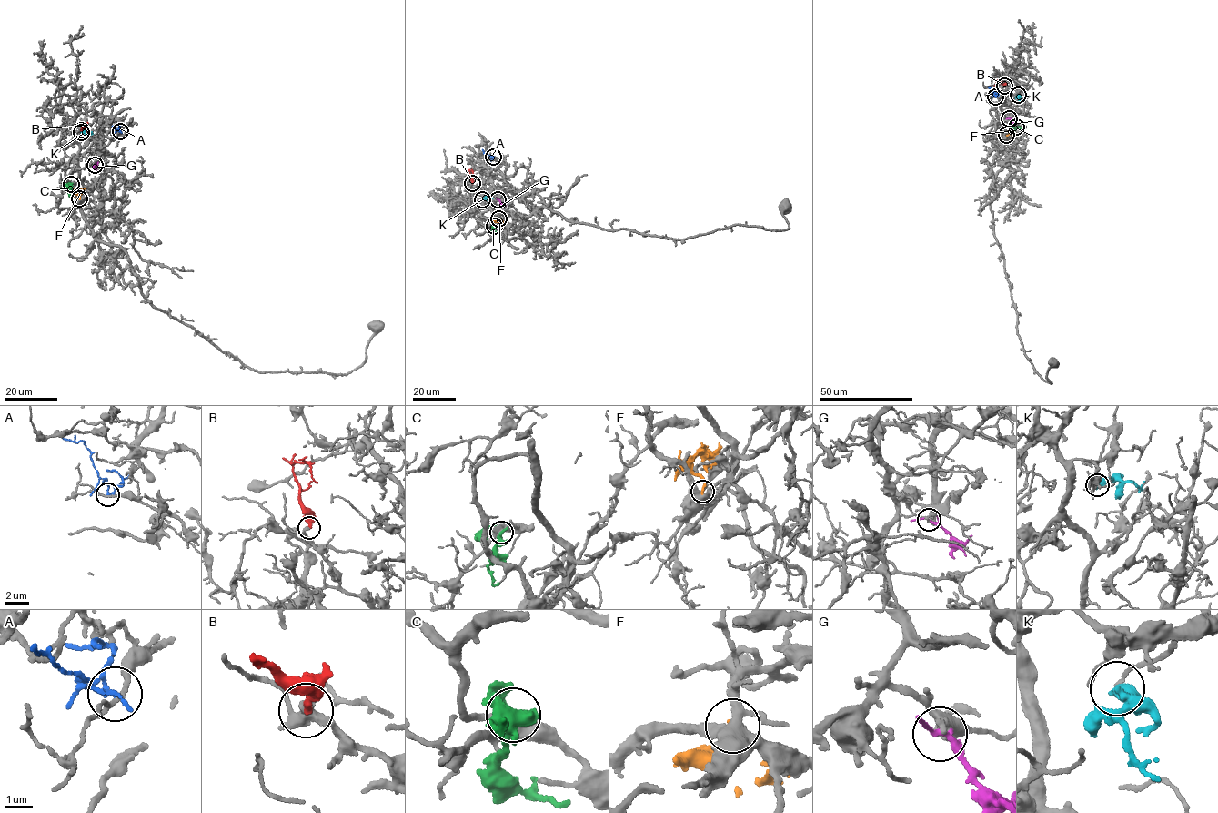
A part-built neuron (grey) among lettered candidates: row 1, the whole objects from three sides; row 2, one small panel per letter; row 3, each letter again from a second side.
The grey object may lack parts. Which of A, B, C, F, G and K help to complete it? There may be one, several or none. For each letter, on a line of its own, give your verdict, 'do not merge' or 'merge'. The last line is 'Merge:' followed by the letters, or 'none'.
A: do not merge
B: merge
C: do not merge
F: do not merge
G: do not merge
K: do not merge
Merge: B

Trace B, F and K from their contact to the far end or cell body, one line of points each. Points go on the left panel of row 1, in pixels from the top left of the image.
B: (81, 130), (85, 126), (87, 137)
F: (79, 198), (78, 190), (84, 188)
K: (81, 132), (92, 133)

